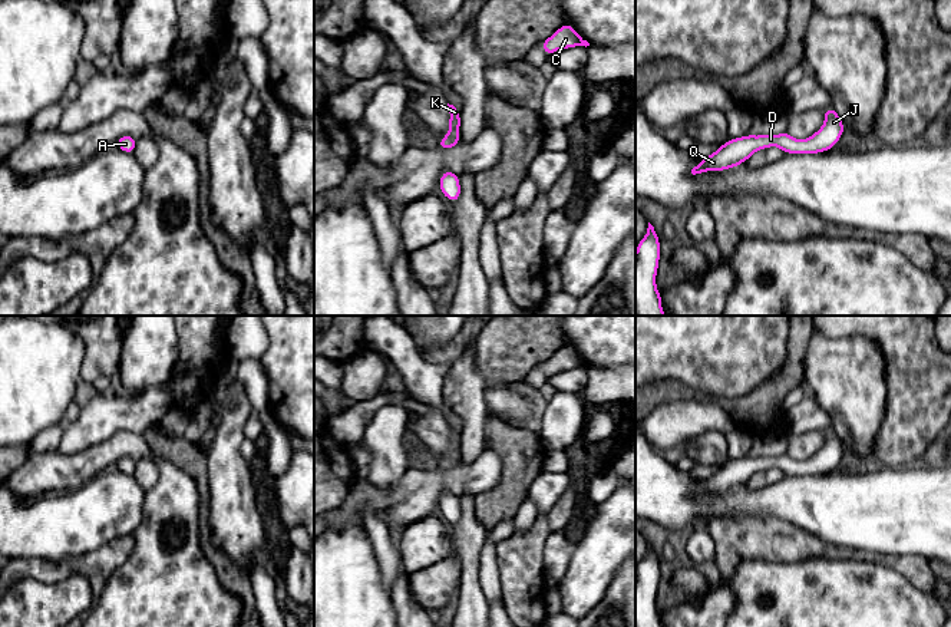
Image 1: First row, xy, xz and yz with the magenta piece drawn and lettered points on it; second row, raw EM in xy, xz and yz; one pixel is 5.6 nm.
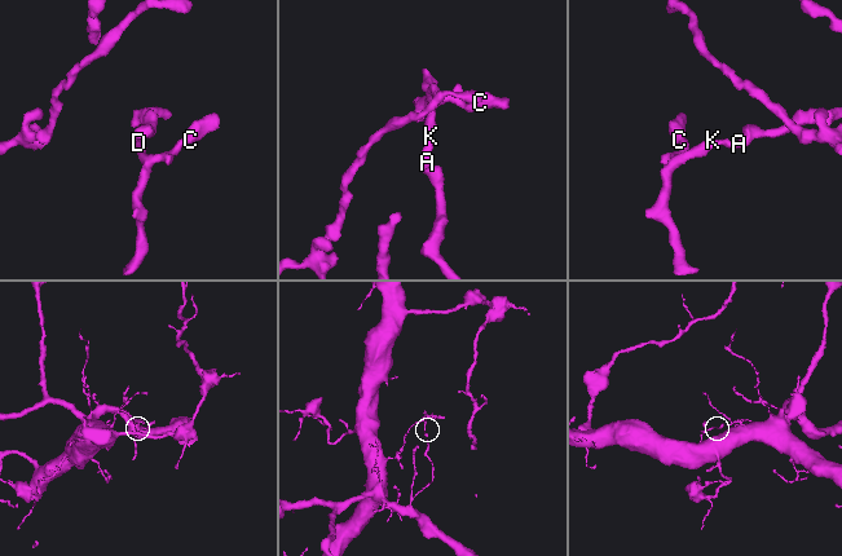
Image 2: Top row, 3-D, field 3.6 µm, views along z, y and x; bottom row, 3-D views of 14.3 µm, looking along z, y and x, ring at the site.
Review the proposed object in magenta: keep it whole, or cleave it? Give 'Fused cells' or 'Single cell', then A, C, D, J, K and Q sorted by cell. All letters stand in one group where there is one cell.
Single cell. Groups: A C D J K Q

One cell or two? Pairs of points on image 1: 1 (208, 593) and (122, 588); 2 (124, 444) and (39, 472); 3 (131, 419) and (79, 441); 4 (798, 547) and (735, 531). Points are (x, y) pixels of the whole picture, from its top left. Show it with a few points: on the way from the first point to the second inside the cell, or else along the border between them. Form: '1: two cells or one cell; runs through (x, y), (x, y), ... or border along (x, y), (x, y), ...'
1: one cell; runs through (187, 593), (144, 593)
2: one cell; runs through (102, 455), (83, 467), (60, 469)
3: one cell; runs through (118, 419), (101, 419), (92, 428)
4: one cell; runs through (782, 543), (750, 537)

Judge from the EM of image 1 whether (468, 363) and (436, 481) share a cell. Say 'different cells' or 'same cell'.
different cells

